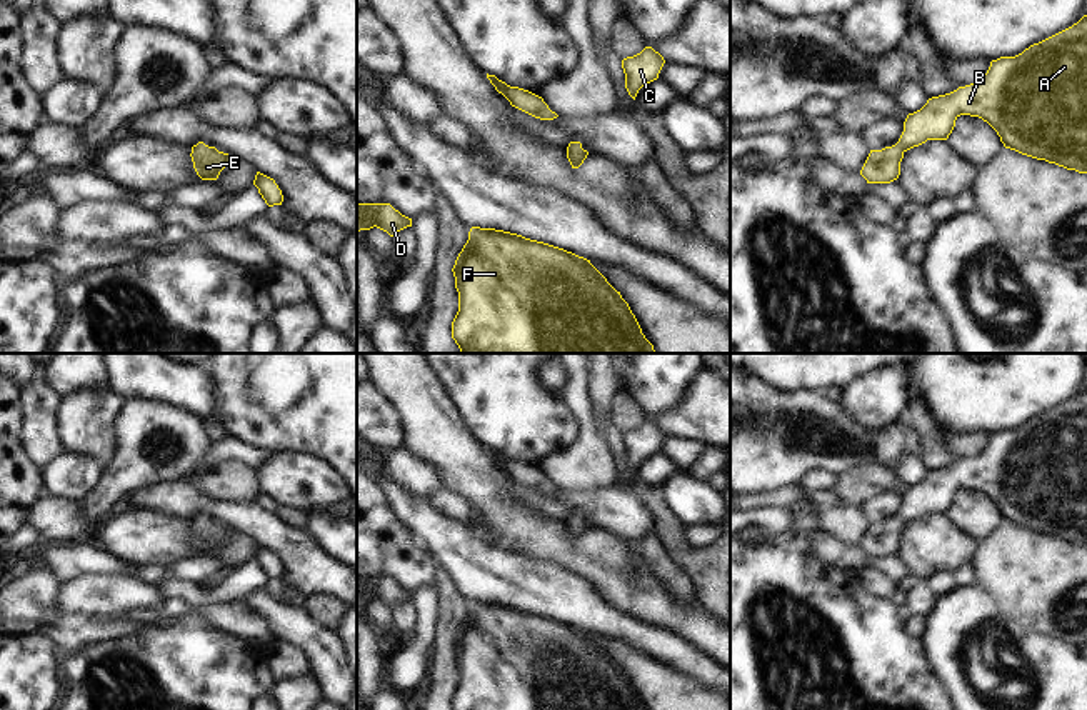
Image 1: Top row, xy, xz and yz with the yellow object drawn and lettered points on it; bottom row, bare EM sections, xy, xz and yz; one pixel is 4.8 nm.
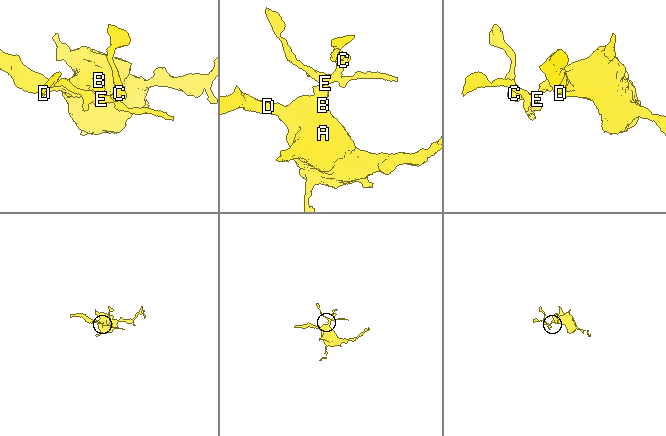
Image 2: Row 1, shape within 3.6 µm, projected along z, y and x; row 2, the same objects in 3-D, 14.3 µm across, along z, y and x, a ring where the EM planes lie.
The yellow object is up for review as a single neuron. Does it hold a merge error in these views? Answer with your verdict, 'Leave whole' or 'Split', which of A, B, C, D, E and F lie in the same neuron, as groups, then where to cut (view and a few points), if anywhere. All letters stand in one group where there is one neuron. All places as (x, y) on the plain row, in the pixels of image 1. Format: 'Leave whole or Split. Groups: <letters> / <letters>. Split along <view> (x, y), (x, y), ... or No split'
Leave whole. Groups: A B C D E F. No split

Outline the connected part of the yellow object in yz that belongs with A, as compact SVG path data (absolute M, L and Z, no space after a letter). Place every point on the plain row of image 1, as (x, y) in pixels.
M1087 388L1015 430L992 433L977 457L929 472L920 483L907 488L895 518L870 523L860 548L867 557L897 553L904 527L927 513L947 513L960 488L987 495L1005 522L1087 547Z

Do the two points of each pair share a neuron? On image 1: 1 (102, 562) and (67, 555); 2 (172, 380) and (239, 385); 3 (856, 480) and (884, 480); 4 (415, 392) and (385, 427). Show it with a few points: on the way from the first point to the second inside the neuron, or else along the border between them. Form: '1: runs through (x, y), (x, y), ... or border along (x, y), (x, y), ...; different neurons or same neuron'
1: runs through (94, 560), (75, 559); same neuron
2: border along (205, 370), (210, 377), (212, 404), (217, 419); different neurons
3: runs through (862, 480), (877, 480); same neuron
4: border along (374, 387), (397, 412), (402, 445); different neurons

